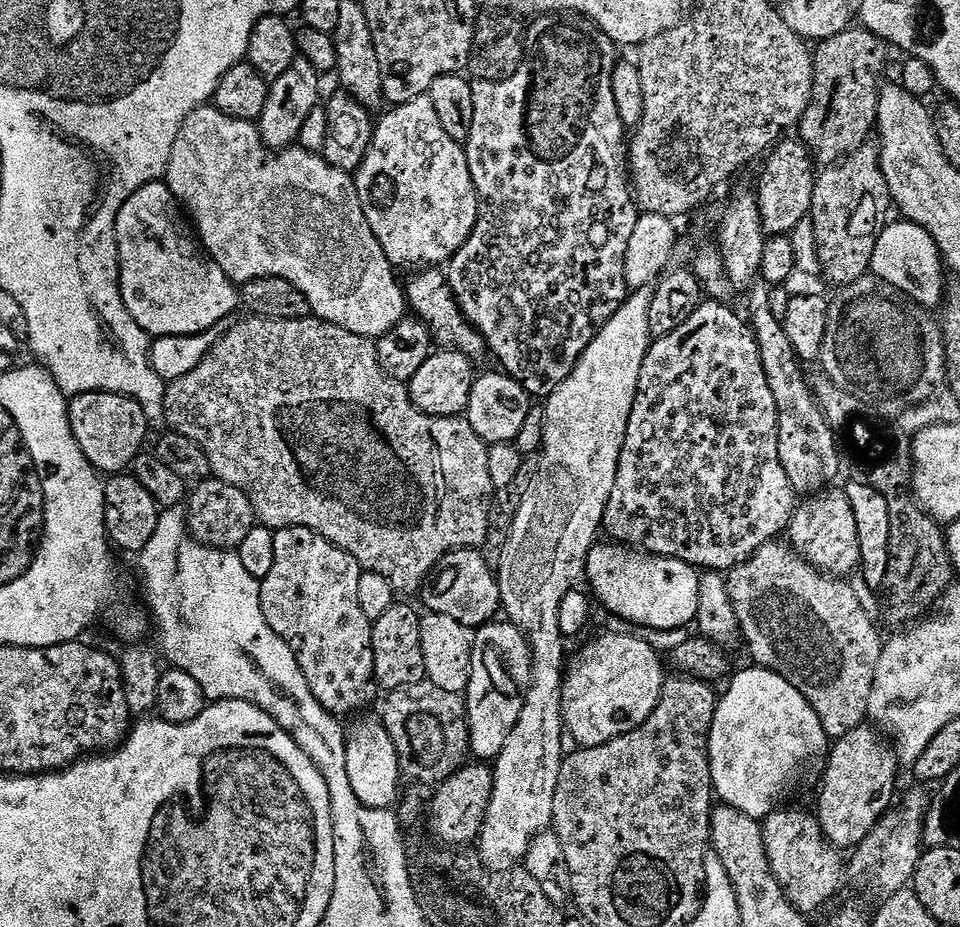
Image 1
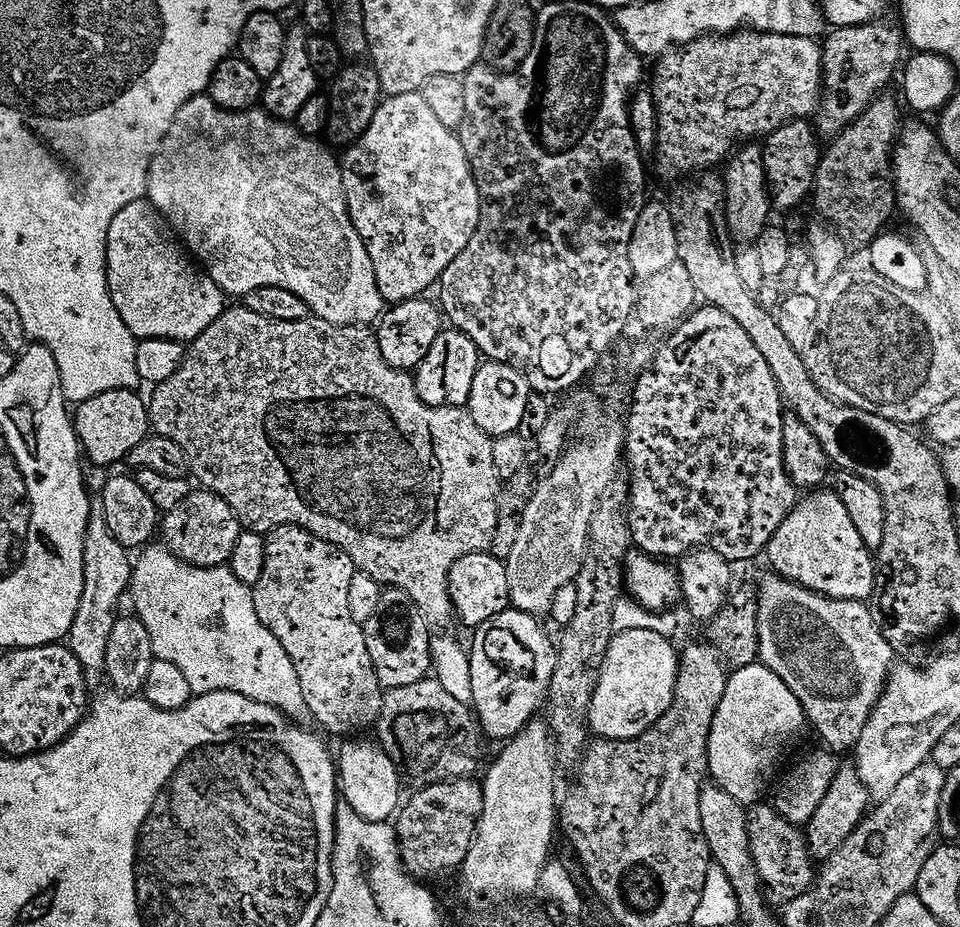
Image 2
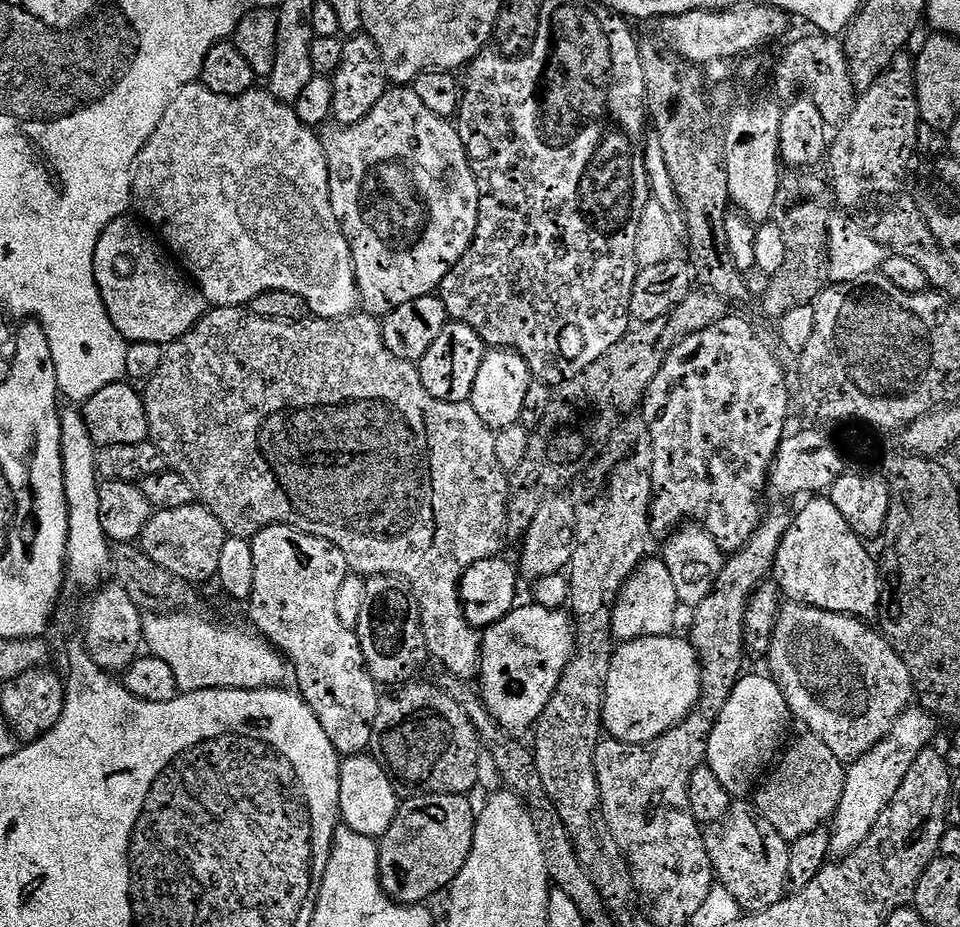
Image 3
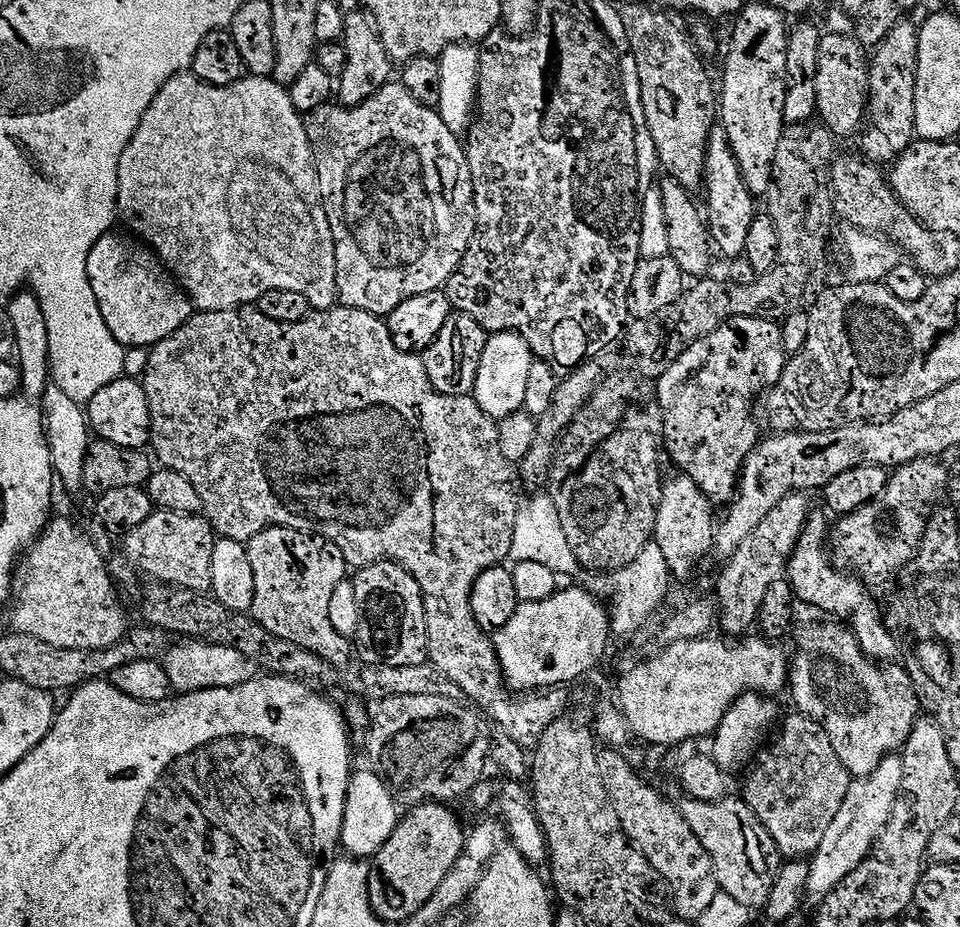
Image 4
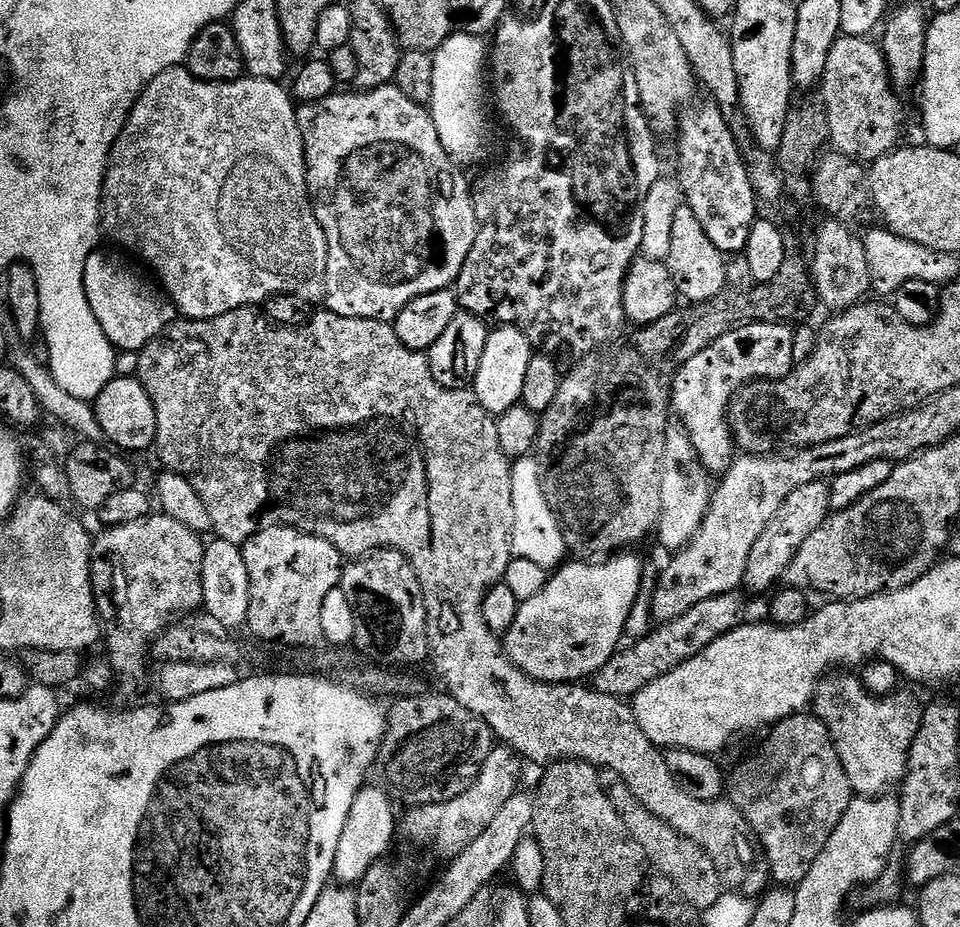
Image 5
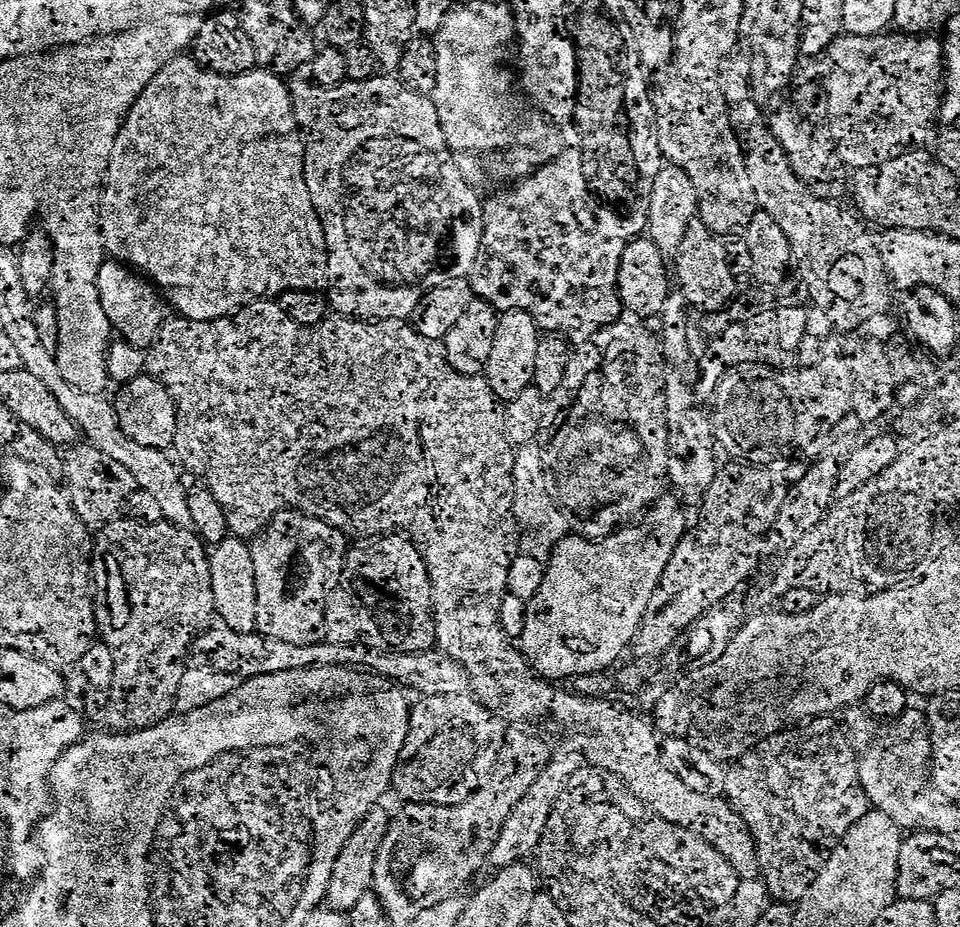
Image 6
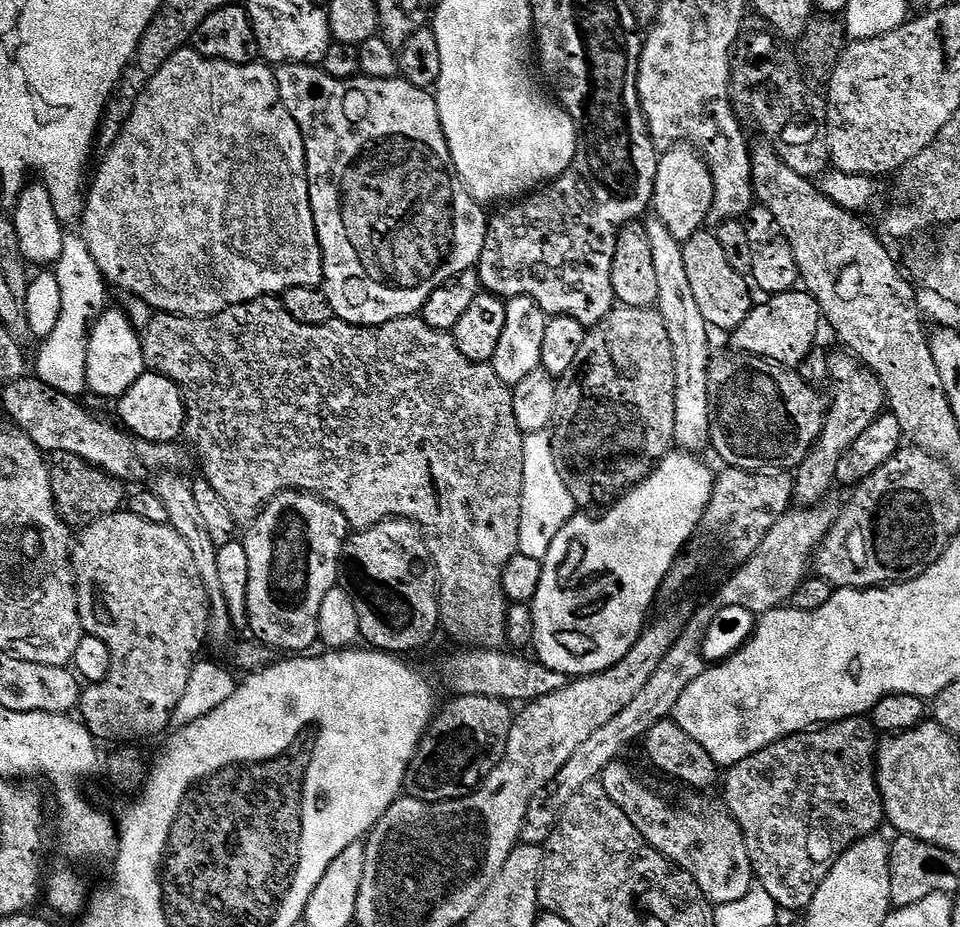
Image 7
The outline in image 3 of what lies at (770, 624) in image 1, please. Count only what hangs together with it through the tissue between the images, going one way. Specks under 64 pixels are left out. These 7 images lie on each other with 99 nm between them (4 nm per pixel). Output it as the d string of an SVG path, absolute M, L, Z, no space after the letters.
M788 602L781 607L772 641L767 647L769 651L777 651L776 658L770 659L768 664L773 668L771 675L784 692L789 713L795 719L797 716L811 735L826 742L846 766L878 746L914 700L912 675L906 662L902 662L896 649L875 627L867 628L866 625L863 619L855 616Z

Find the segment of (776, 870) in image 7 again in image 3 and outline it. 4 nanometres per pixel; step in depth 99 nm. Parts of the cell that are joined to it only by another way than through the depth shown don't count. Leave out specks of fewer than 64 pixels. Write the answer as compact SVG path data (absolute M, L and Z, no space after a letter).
M804 734L786 752L763 781L764 789L763 784L759 789L760 812L782 839L793 842L812 831L823 829L835 817L844 793L846 765L837 758L834 750L830 750L830 746L826 746L826 742L811 734Z

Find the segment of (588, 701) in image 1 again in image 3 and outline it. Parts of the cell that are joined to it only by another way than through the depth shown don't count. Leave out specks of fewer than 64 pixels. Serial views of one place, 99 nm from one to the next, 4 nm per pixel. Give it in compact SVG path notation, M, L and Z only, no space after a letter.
M671 634L662 637L640 637L621 643L612 657L608 688L604 692L604 719L602 728L611 739L621 744L649 744L678 726L697 707L704 691L702 663L691 639Z

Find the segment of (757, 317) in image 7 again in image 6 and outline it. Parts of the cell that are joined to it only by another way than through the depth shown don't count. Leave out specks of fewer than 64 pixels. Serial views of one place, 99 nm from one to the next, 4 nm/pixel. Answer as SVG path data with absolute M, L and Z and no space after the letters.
M807 307L775 308L750 322L735 324L711 341L708 353L702 356L703 364L700 374L699 391L705 397L716 395L725 372L738 368L742 364L762 364L773 370L788 370L796 364L796 355L802 346L802 338L810 331Z

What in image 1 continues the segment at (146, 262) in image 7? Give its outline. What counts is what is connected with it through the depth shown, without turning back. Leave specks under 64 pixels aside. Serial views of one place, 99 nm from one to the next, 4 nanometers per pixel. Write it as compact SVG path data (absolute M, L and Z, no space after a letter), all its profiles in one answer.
M205 106L191 112L186 118L186 122L178 130L174 150L170 150L166 183L168 189L180 201L187 219L194 225L195 235L198 237L204 251L230 277L233 284L243 286L249 284L251 280L266 278L267 276L286 278L286 282L298 286L298 290L302 290L302 294L306 294L306 302L310 302L312 315L316 319L325 320L334 326L342 326L351 332L354 324L364 324L364 322L370 320L368 318L370 308L364 308L364 306L370 306L374 302L374 298L368 292L376 292L376 282L384 282L382 280L384 272L380 272L380 270L393 267L386 258L378 238L374 238L374 230L370 230L370 222L366 222L366 214L362 214L362 202L358 202L355 179L349 173L330 166L330 162L326 162L323 155L308 152L299 146L282 148L279 151L267 148L260 137L259 127L253 121L230 118L215 106Z

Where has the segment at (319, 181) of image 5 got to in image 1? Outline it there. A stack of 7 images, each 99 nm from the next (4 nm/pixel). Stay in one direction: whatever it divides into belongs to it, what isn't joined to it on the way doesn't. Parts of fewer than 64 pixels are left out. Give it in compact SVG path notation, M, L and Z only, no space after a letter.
M427 94L414 98L405 104L389 107L387 112L389 117L381 115L375 121L372 129L372 141L366 150L366 158L362 162L360 169L354 173L356 189L358 190L358 202L362 202L362 214L366 214L366 222L370 222L370 230L374 230L374 238L378 238L378 242L393 268L403 270L407 264L420 264L416 266L447 265L454 253L470 238L480 213L480 199L476 196L476 187L470 174L468 153L465 145L454 142L454 138L450 138L450 134L446 134L446 130L442 130L442 122L438 122L438 114L434 110L434 102L430 102Z

